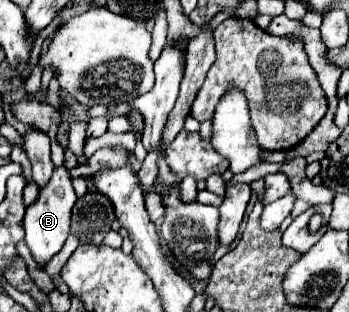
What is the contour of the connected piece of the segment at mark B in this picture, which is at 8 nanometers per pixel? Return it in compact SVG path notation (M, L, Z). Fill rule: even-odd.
M65 167L55 169L51 181L39 191L39 199L37 203L33 203L27 211L25 211L25 243L33 253L33 259L37 261L39 267L45 267L61 249L63 243L69 235L69 223L71 223L71 209L75 205L77 197L71 185L71 177L69 171Z

